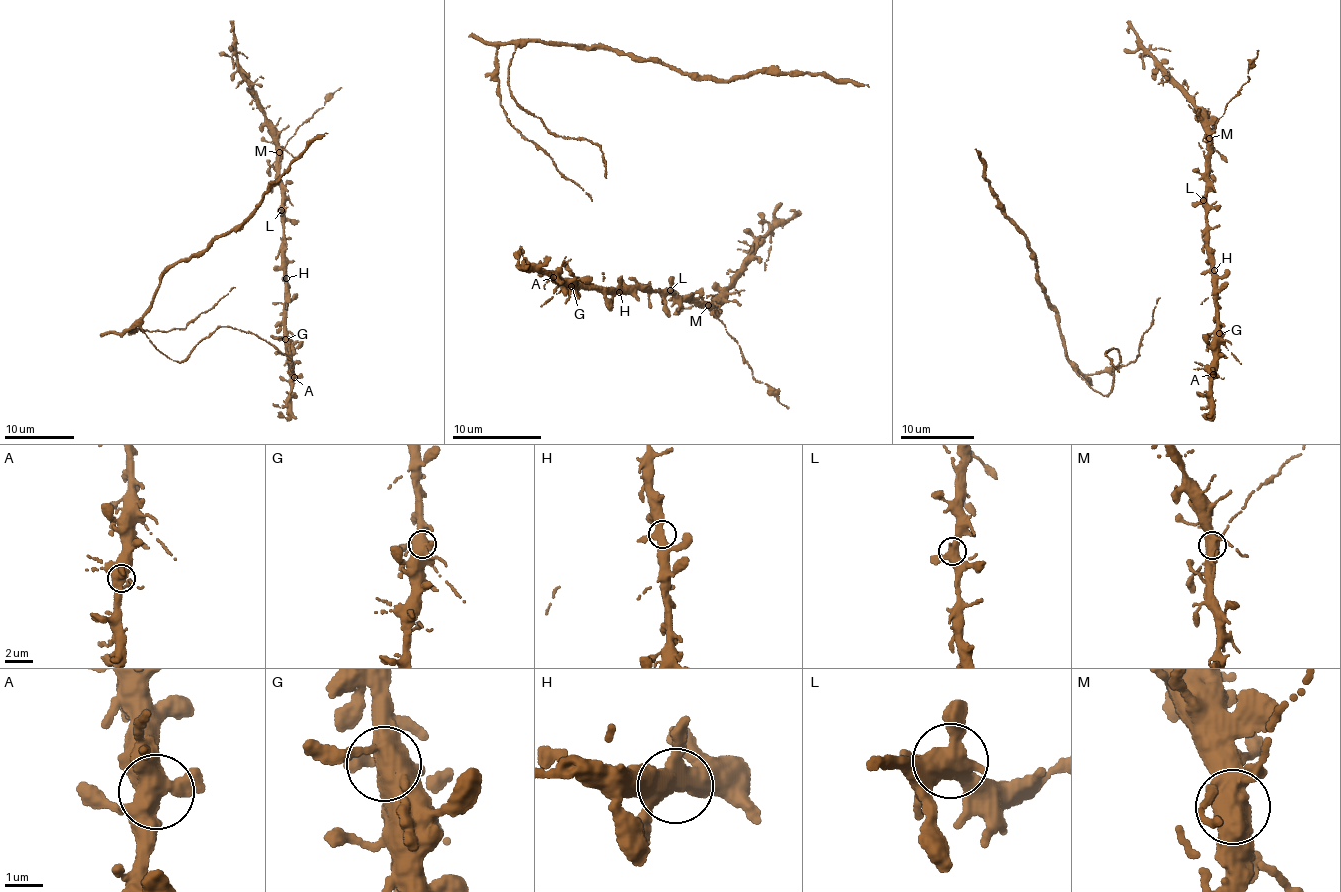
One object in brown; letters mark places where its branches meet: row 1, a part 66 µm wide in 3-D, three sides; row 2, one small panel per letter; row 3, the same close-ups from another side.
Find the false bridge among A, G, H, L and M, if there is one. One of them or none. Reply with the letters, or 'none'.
M

